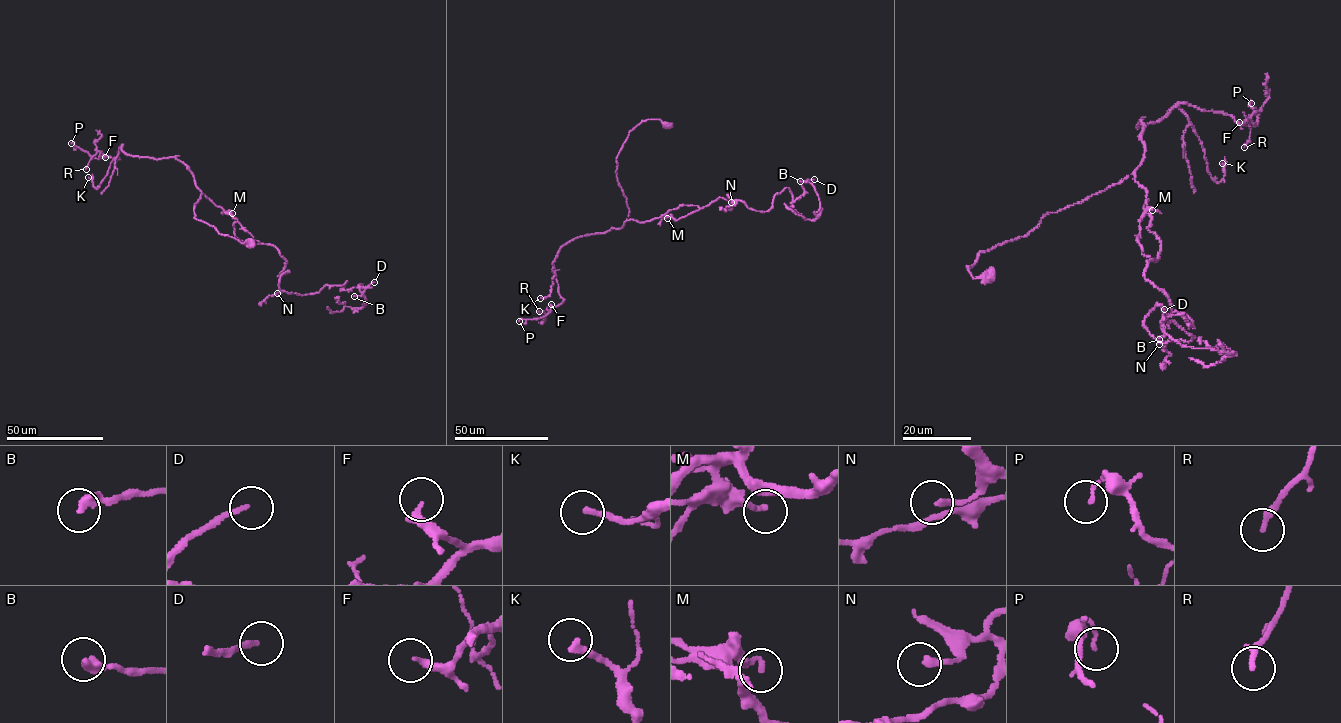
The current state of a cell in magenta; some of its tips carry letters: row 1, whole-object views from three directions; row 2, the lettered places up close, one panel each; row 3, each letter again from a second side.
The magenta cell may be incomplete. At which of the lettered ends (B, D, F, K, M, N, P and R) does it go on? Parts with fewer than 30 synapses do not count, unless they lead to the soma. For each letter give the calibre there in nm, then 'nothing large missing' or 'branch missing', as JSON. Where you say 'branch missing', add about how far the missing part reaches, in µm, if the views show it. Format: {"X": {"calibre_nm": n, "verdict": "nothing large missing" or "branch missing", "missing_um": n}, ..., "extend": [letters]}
{"B": {"calibre_nm": 340, "verdict": "nothing large missing"}, "D": {"calibre_nm": 150, "verdict": "nothing large missing"}, "F": {"calibre_nm": 260, "verdict": "nothing large missing"}, "K": {"calibre_nm": 220, "verdict": "nothing large missing"}, "M": {"calibre_nm": 180, "verdict": "nothing large missing"}, "N": {"calibre_nm": 200, "verdict": "branch missing", "missing_um": 35}, "P": {"calibre_nm": 100, "verdict": "nothing large missing"}, "R": {"calibre_nm": 220, "verdict": "nothing large missing"}, "extend": ["N"]}

